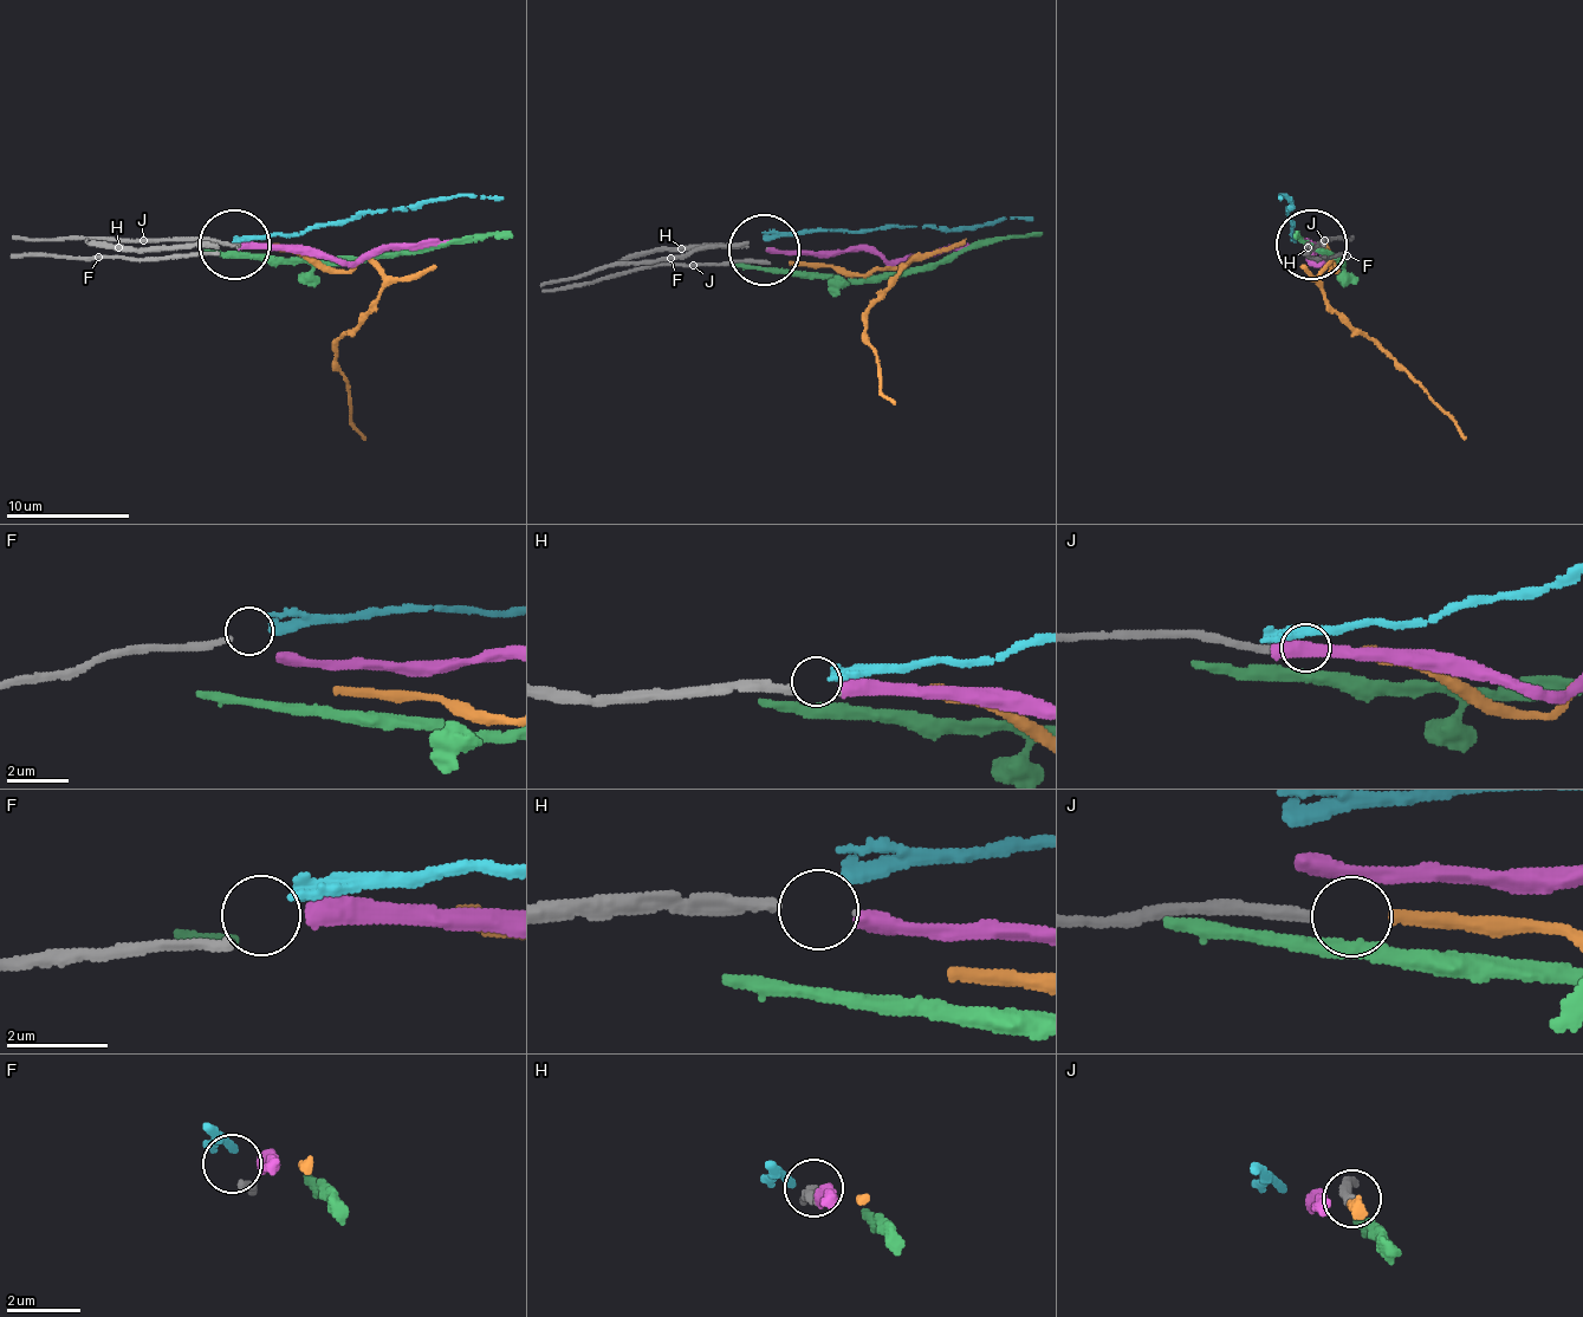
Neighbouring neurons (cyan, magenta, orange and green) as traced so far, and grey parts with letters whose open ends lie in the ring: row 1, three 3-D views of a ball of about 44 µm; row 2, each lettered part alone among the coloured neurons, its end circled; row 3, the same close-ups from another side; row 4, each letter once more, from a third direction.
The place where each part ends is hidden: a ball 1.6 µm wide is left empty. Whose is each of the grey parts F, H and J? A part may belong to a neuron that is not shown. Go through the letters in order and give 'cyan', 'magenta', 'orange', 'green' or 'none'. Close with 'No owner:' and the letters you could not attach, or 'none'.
F: cyan
H: magenta
J: orange
No owner: none

